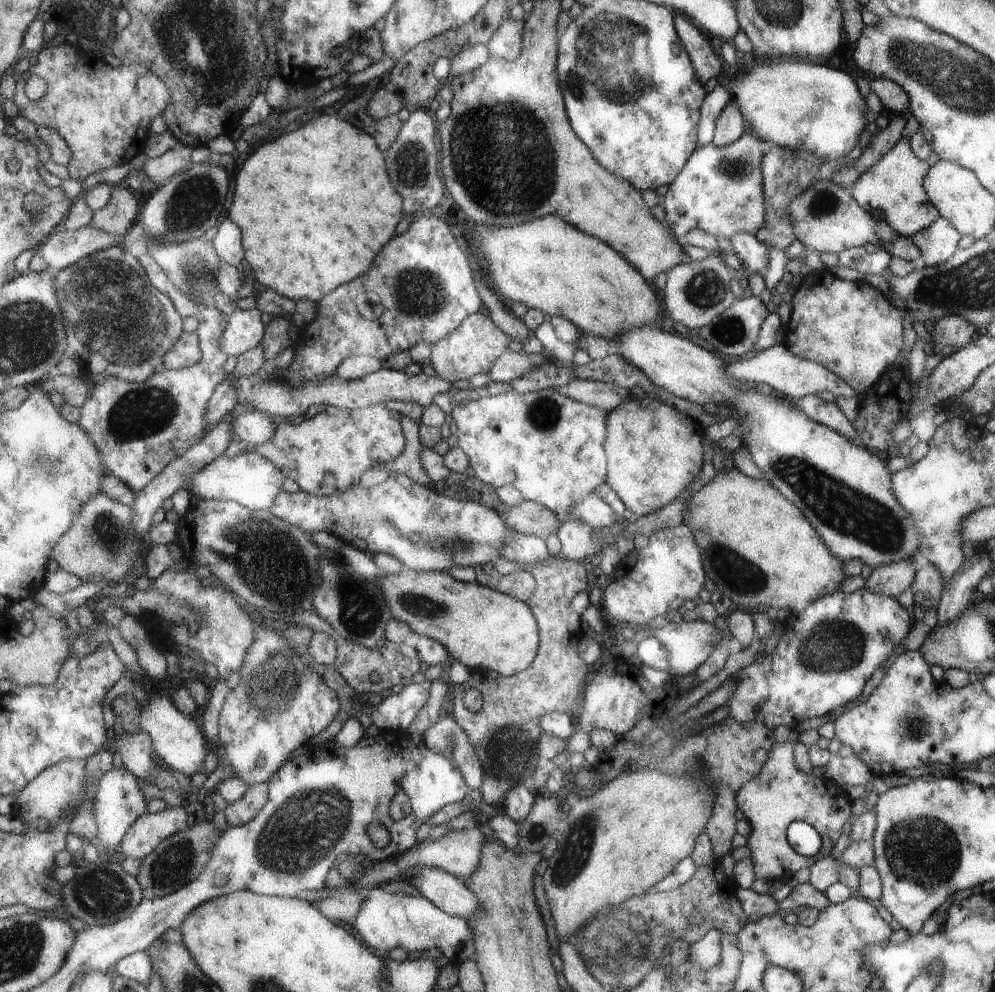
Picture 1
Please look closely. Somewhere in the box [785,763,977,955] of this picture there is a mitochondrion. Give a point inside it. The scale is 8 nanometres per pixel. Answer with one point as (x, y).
(924, 852)

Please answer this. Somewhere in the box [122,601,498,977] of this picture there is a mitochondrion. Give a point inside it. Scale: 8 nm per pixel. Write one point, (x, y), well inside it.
(299, 831)

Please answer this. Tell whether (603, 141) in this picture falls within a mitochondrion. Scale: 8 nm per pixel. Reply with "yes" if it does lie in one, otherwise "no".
yes

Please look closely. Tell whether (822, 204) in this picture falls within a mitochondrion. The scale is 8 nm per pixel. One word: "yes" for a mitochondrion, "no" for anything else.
yes

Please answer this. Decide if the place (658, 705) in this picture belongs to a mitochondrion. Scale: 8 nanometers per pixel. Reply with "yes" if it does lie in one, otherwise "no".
no

